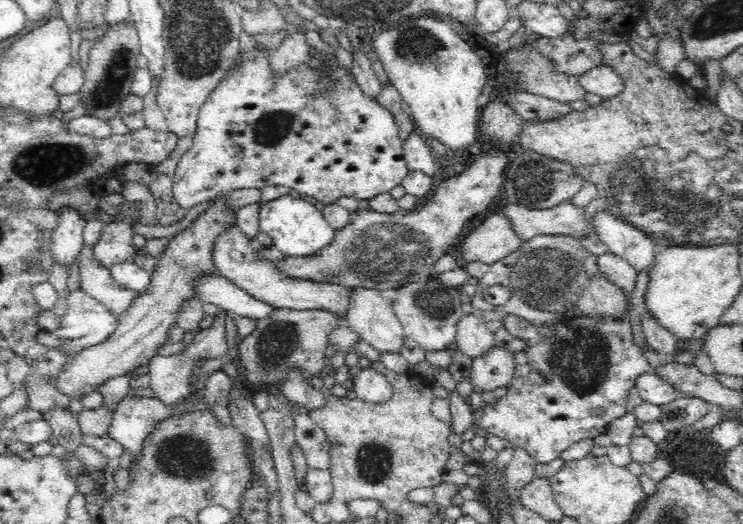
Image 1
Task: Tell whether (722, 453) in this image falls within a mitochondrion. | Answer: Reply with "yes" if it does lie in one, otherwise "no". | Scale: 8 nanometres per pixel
no

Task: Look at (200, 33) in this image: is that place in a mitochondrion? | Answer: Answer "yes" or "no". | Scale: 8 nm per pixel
yes

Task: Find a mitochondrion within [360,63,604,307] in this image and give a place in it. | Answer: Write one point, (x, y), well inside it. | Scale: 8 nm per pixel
(537, 181)

